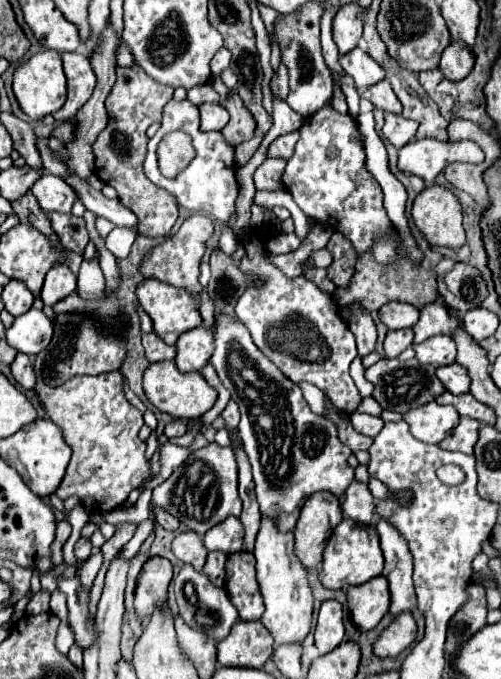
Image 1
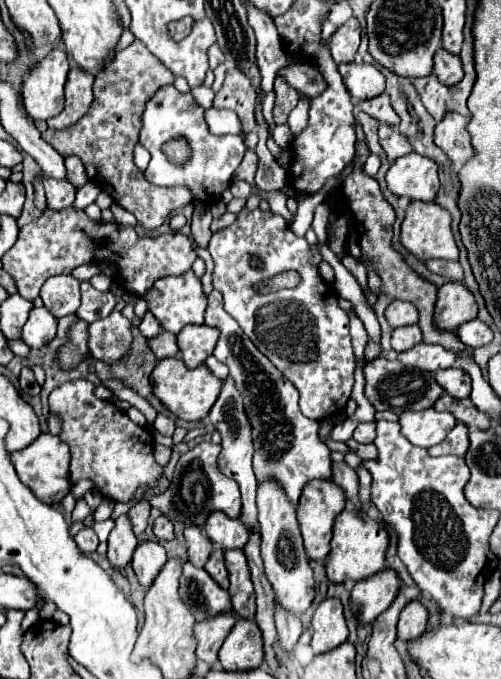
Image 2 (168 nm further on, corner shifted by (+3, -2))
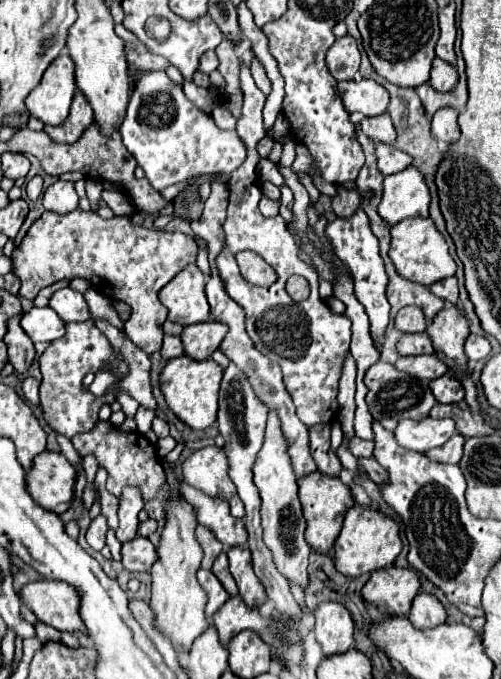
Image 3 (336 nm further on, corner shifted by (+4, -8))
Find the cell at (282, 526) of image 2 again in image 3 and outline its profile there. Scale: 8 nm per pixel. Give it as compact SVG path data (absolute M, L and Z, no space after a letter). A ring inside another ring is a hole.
M271 412L267 420L267 432L263 448L255 460L253 466L253 480L259 488L261 496L261 526L263 526L263 542L273 554L273 562L277 570L287 578L289 584L297 584L303 590L309 584L309 572L307 572L307 558L309 558L309 546L303 538L305 532L305 518L301 514L301 504L297 498L297 482L295 474L291 470L291 460L285 448L285 440L281 434L281 426L277 416Z

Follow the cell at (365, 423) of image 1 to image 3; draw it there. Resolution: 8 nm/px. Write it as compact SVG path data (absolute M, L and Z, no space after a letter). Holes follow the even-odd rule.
M353 438L349 442L349 450L355 458L361 458L361 456L371 456L373 454L373 440L361 440L361 438Z

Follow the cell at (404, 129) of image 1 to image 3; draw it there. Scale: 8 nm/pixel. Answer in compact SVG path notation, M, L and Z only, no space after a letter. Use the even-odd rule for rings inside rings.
M375 144L375 154L377 154L377 166L379 170L389 176L395 172L401 172L403 168L407 168L411 164L411 156L397 150L391 144Z

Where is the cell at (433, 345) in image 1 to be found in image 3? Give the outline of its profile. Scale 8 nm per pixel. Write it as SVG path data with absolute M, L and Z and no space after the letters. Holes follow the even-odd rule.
M423 354L423 356L405 356L395 362L395 368L407 374L413 374L421 380L435 380L449 372L449 368L435 356L435 354Z

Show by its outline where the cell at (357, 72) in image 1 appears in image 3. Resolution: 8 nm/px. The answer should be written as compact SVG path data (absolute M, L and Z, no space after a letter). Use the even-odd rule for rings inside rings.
M345 80L339 82L339 94L347 112L361 112L363 116L377 116L387 110L389 92L375 80Z

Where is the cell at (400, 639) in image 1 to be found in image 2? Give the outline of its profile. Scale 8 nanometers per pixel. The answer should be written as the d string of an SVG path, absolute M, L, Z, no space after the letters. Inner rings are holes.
M412 600L400 612L398 638L408 642L410 638L416 638L418 634L422 634L426 630L426 624L428 624L428 610L426 610L426 606L420 604L418 600Z

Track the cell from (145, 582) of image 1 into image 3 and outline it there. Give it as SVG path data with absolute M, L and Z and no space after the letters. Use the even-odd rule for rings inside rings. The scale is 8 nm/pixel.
M141 536L123 544L121 554L123 554L123 566L129 572L149 572L151 566L157 562L155 546L149 542L149 538Z

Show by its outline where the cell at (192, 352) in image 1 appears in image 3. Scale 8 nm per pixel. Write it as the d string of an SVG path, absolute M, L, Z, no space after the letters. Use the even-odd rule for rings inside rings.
M201 322L201 324L191 324L183 328L181 340L185 354L193 360L207 360L211 354L219 348L221 340L225 338L225 324L219 322Z

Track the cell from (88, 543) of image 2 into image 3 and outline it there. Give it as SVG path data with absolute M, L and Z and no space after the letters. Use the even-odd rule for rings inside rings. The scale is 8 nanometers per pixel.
M97 516L97 518L91 522L91 526L89 526L87 534L85 534L87 544L89 544L93 550L101 550L101 548L105 546L105 532L107 532L107 522L105 522L103 516Z

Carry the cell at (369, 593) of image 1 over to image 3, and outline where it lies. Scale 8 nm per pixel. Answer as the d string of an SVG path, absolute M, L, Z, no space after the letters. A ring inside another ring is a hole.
M411 568L375 570L361 590L363 600L387 616L405 616L419 592L419 576Z

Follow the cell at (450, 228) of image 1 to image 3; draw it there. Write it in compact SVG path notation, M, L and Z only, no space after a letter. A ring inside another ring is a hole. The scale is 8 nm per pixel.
M409 218L401 220L401 224L395 224L391 228L391 250L389 258L393 260L397 272L405 276L407 280L419 282L423 286L431 286L437 280L443 280L447 276L455 274L455 260L449 254L449 246L441 232L435 228L431 218Z

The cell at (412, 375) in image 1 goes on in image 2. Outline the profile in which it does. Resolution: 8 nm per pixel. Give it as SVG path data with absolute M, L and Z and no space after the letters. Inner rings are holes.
M384 356L366 362L364 366L366 376L366 398L376 410L392 410L396 414L402 412L418 412L432 408L434 402L440 398L442 388L436 384L434 376L430 372L408 368L398 360L386 360Z

